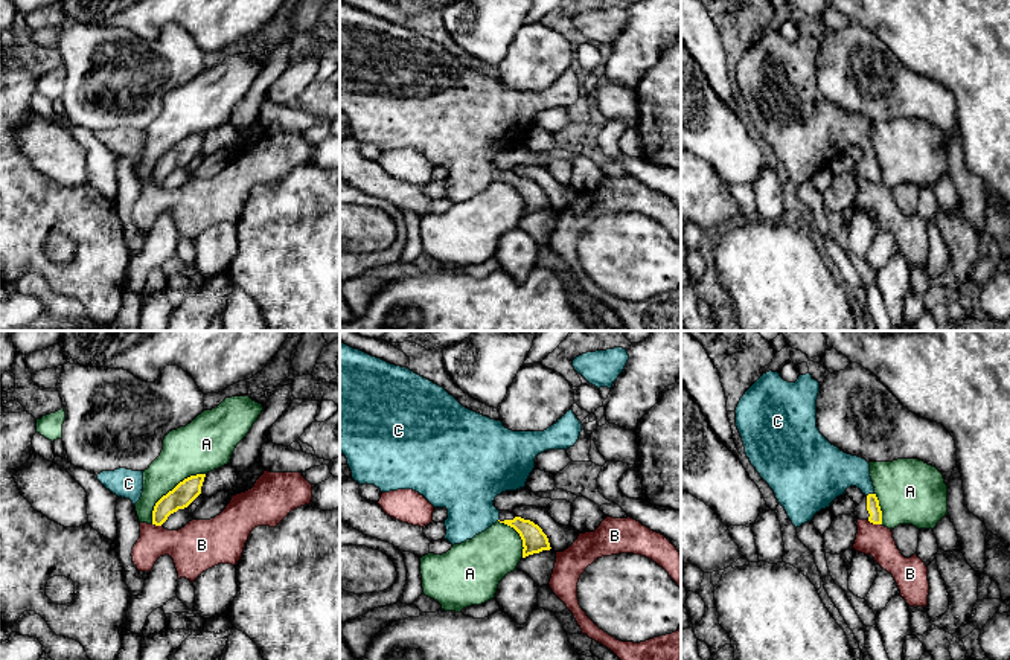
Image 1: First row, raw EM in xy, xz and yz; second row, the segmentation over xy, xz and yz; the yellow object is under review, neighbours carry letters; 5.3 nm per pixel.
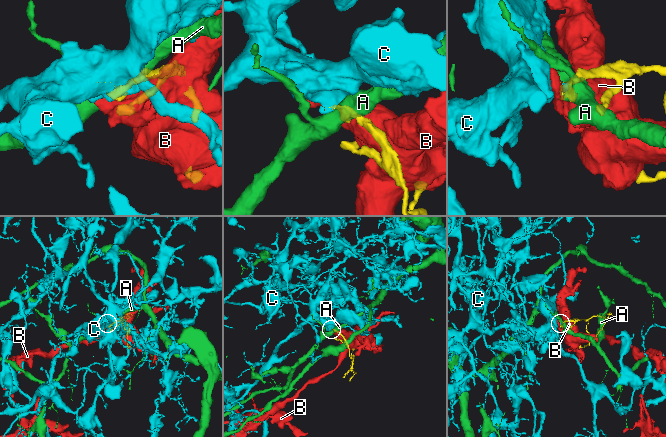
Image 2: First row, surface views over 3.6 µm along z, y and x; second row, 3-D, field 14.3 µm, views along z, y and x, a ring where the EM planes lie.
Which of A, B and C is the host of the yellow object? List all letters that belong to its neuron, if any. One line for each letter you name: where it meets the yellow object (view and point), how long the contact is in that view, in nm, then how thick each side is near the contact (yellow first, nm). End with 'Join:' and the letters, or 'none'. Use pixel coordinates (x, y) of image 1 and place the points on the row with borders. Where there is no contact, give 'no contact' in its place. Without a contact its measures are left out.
C: meets yellow in yz at (870, 494); contact 40 nm long; 70 nm thick on the yellow side, 260 nm on the other
Join: C

